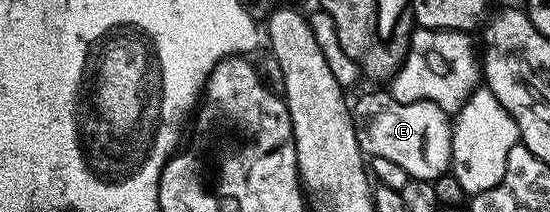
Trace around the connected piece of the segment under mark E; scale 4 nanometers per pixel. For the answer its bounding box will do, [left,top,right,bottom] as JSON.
[351,92,453,181]

